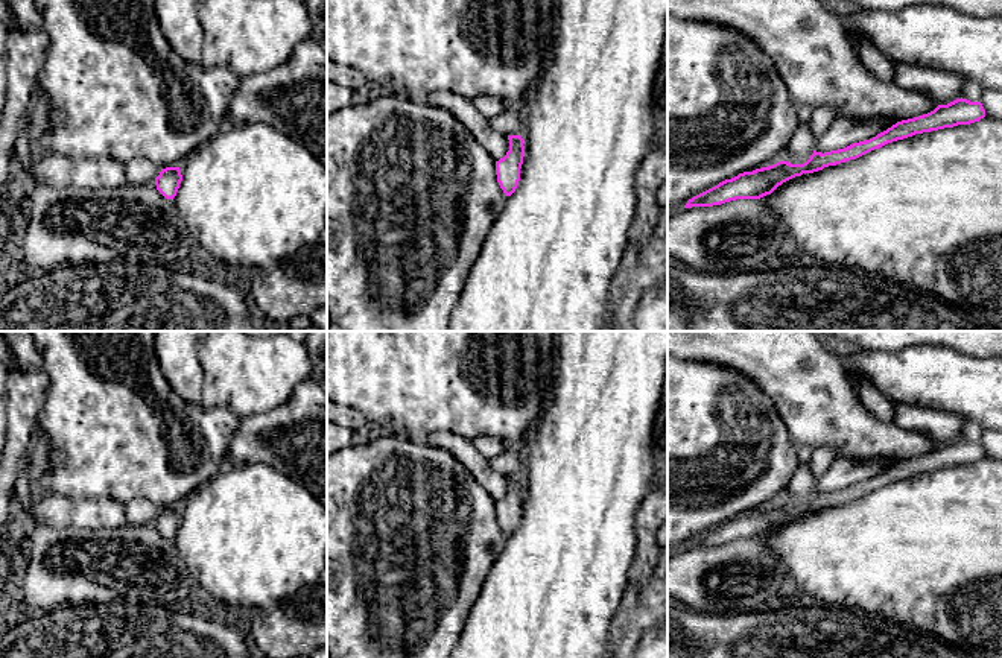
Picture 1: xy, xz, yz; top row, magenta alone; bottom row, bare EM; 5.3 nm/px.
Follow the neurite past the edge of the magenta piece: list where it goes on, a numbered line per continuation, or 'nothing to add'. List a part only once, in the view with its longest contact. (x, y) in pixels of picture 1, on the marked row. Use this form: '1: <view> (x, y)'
nothing to add

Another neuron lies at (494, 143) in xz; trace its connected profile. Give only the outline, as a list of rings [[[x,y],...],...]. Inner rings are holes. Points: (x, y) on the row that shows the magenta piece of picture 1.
[[[438,93],[430,96],[426,103],[441,106],[459,119],[496,161],[509,150],[508,137],[491,128],[490,120],[474,106],[471,99],[455,93]]]

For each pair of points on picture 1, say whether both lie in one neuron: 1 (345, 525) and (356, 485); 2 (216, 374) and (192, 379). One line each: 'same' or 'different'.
1: same
2: different

